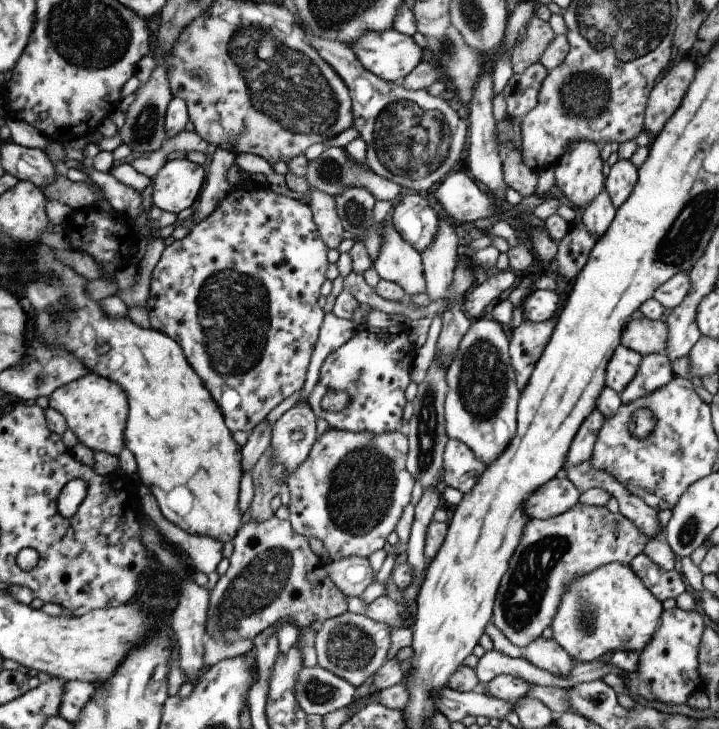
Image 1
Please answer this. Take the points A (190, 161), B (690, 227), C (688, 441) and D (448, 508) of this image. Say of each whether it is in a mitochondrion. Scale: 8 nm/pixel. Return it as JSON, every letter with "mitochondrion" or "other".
{"A":"other","B":"mitochondrion","C":"other","D":"other"}

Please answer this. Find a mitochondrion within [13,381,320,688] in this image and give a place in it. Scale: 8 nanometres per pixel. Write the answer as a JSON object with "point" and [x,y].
{"point":[255,587]}

